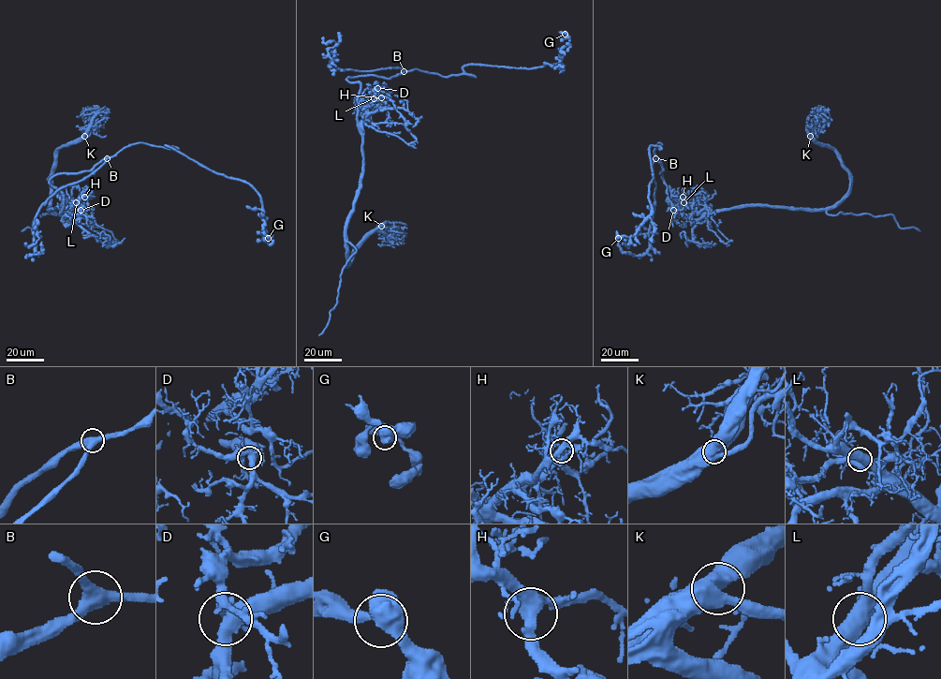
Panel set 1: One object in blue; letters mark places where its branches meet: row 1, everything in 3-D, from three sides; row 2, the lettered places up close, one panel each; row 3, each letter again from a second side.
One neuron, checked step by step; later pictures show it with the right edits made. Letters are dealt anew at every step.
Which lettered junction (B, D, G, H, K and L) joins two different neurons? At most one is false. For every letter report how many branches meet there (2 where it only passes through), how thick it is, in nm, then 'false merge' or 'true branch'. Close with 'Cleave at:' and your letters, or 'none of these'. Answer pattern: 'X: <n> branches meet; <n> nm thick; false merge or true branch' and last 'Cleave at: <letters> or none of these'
B: 3 branches meet; 480 nm thick; true branch
D: 3 branches meet; 440 nm thick; true branch
G: 3 branches meet; 480 nm thick; true branch
H: 3 branches meet; 400 nm thick; true branch
K: 3 branches meet; 550 nm thick; true branch
L: 3 branches meet; 500 nm thick; true branch
Cleave at: none of these

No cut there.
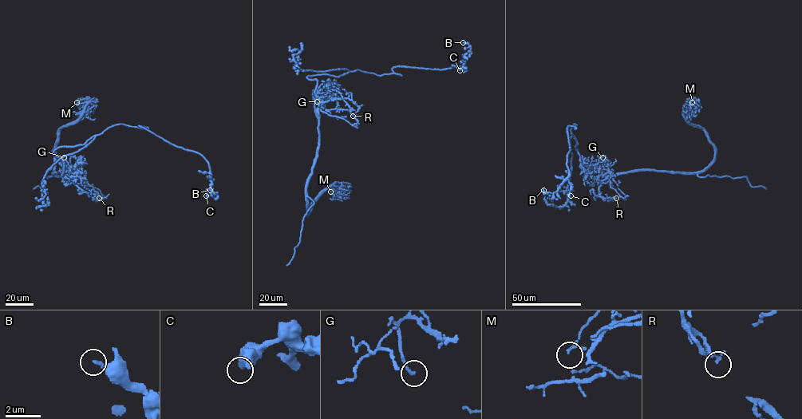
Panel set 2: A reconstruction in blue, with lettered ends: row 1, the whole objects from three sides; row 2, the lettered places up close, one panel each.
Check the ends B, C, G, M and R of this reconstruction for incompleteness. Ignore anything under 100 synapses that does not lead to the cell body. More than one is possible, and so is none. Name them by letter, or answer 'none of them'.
none of them

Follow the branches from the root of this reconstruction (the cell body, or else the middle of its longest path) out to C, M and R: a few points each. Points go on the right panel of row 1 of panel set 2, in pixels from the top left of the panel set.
C: (580, 155), (570, 132), (574, 124), (575, 128), (567, 128), (570, 150), (566, 179), (570, 195)
M: (580, 155), (595, 176), (703, 171), (714, 145), (684, 116), (692, 102)
R: (580, 155), (583, 168), (593, 175), (616, 174), (610, 175), (602, 182), (599, 194), (606, 200), (616, 198)

